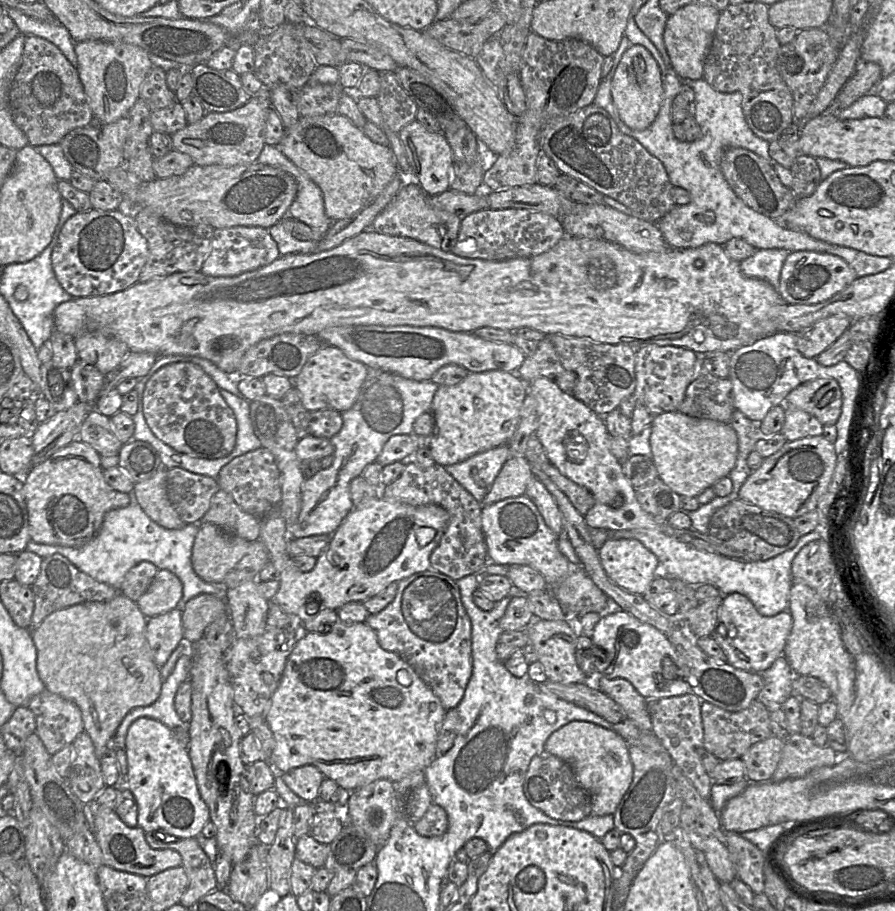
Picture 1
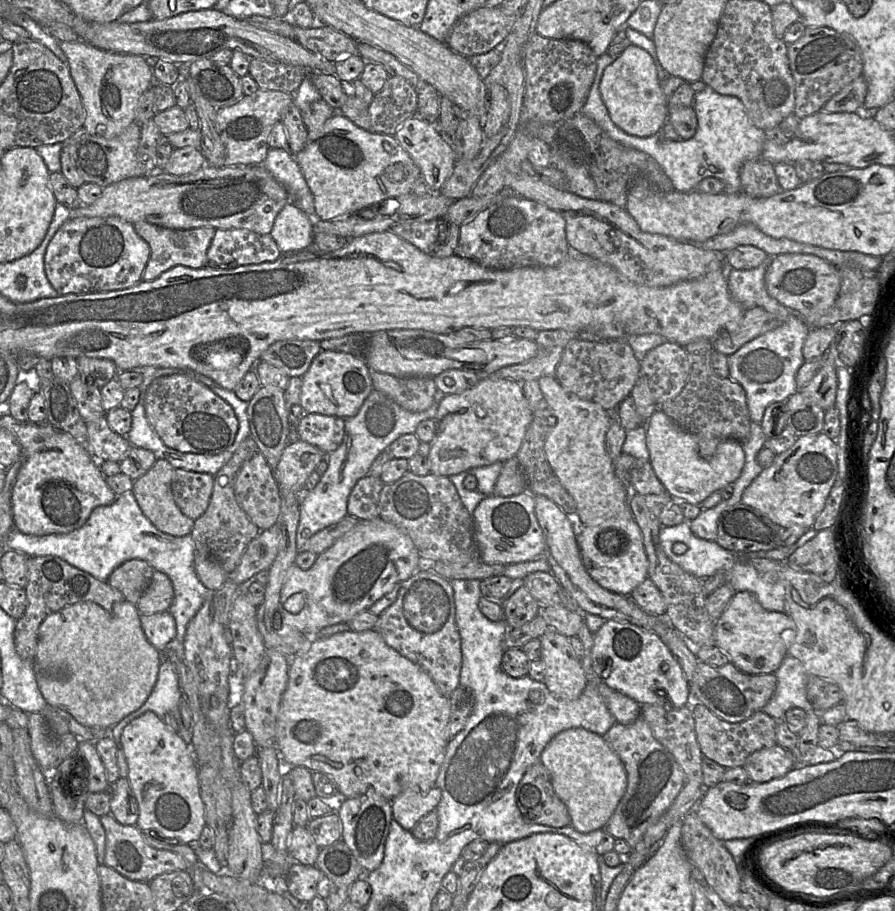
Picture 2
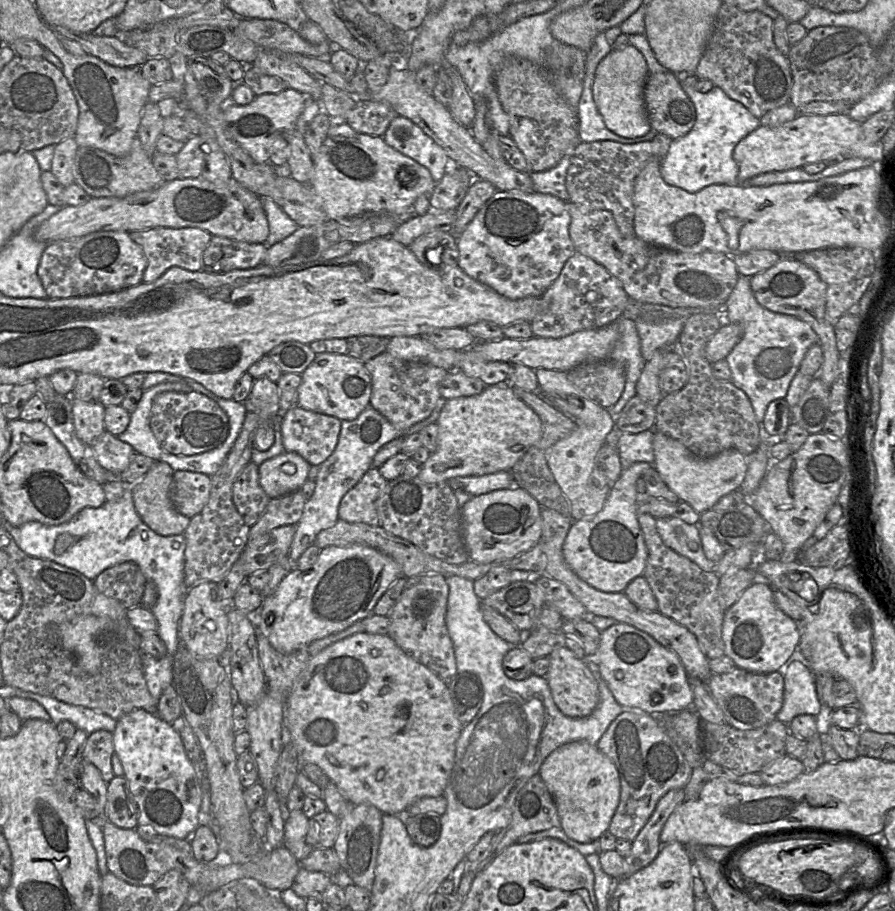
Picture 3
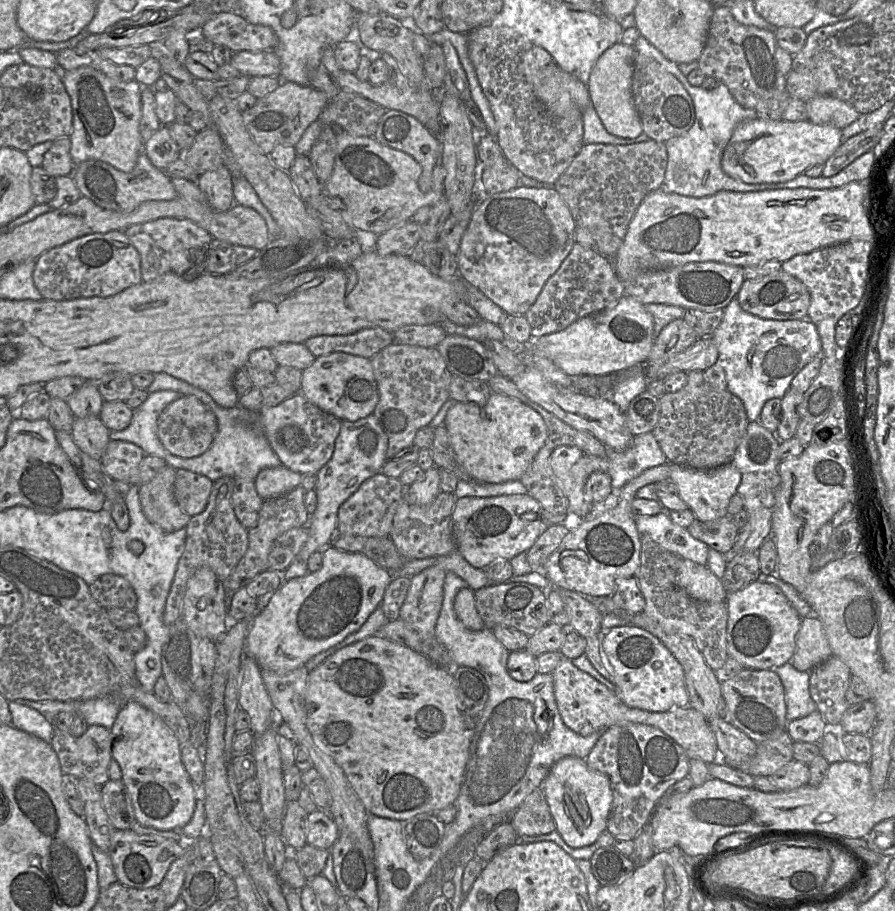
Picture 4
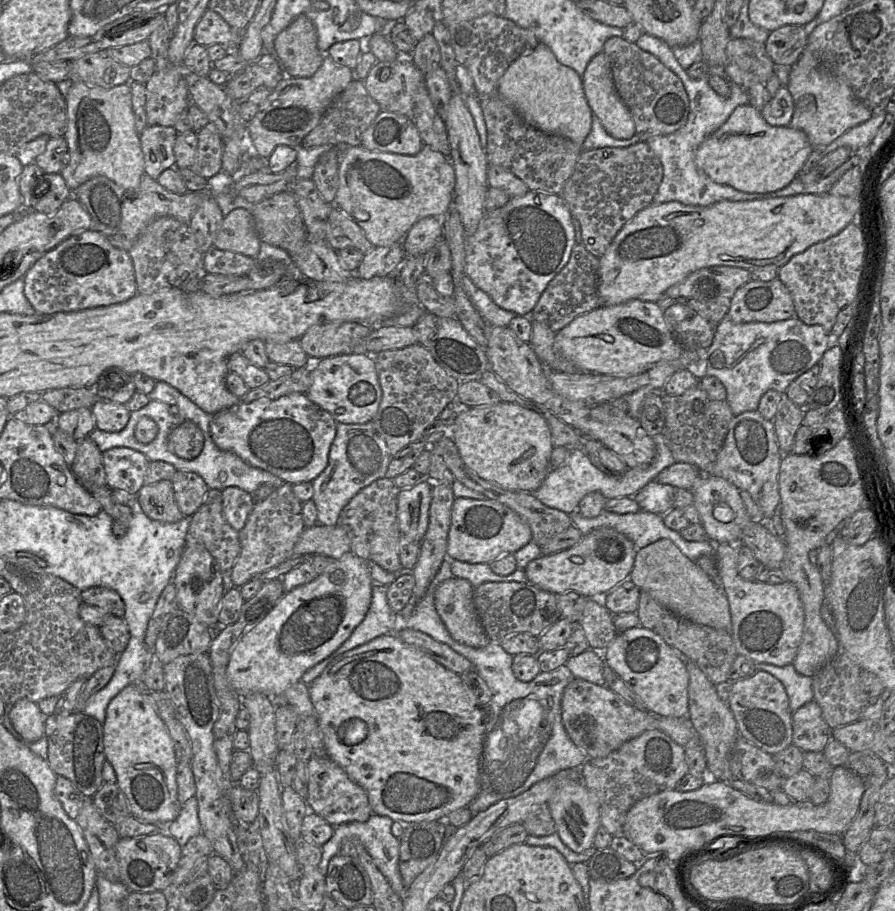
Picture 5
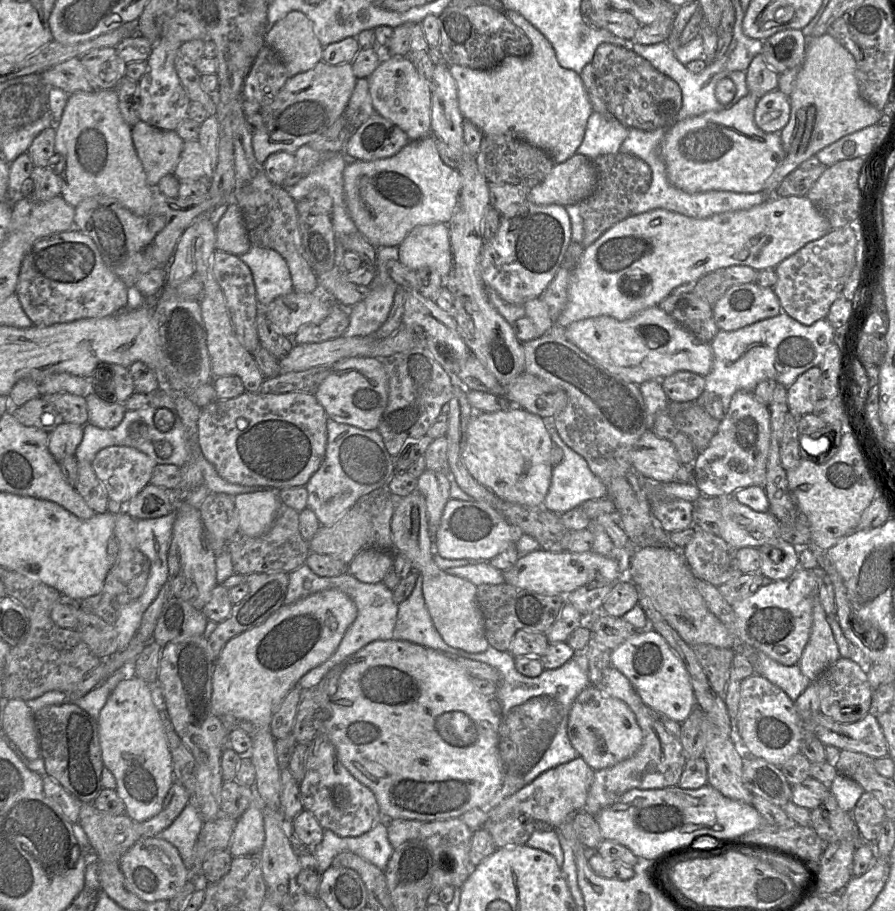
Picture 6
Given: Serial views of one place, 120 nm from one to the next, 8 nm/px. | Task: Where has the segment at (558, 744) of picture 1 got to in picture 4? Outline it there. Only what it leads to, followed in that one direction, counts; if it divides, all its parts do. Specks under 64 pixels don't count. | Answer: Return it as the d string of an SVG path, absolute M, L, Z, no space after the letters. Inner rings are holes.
M567 756L558 760L542 784L556 830L567 845L573 848L596 842L607 828L613 801L609 777L588 767L585 759Z

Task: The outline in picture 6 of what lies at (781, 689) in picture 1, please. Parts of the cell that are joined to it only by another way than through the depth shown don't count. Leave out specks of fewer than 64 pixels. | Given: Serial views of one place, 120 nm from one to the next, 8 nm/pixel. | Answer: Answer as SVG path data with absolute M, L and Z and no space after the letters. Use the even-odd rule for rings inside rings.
M742 641L738 645L733 644L732 649L735 653L744 655L750 661L753 665L754 674L765 677L781 688L794 702L812 682L802 673L798 664L782 665L762 651L756 650Z

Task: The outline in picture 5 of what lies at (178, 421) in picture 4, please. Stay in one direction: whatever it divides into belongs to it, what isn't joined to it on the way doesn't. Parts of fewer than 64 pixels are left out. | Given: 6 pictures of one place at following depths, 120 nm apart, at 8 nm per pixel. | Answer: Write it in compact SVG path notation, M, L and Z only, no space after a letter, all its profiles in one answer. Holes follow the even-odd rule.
M192 421L175 427L169 435L169 449L178 457L190 460L198 457L203 449L204 435Z

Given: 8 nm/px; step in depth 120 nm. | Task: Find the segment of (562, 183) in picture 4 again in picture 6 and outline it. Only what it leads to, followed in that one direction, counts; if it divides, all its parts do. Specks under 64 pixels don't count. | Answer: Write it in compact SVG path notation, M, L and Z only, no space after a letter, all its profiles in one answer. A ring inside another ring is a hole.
M613 153L594 159L598 172L598 184L595 191L581 203L580 214L583 219L585 236L582 241L586 248L599 239L608 229L630 217L632 201L645 193L651 183L652 173L649 165L632 154Z

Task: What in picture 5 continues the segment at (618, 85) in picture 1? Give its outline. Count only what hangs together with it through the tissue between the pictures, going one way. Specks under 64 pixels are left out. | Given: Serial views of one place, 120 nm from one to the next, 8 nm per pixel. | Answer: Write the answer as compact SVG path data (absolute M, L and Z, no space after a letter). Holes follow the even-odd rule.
M604 52L590 60L581 79L586 100L605 131L616 139L634 136L633 117L616 91L611 63Z

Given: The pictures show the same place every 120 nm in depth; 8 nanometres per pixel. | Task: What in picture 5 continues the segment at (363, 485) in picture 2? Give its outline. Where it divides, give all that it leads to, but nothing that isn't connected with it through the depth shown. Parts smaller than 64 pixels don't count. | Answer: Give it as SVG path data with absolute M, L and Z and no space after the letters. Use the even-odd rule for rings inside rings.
M377 479L361 489L342 509L339 517L339 525L346 531L350 541L350 552L391 573L402 568L398 555L401 535L397 519L399 492L393 479Z

